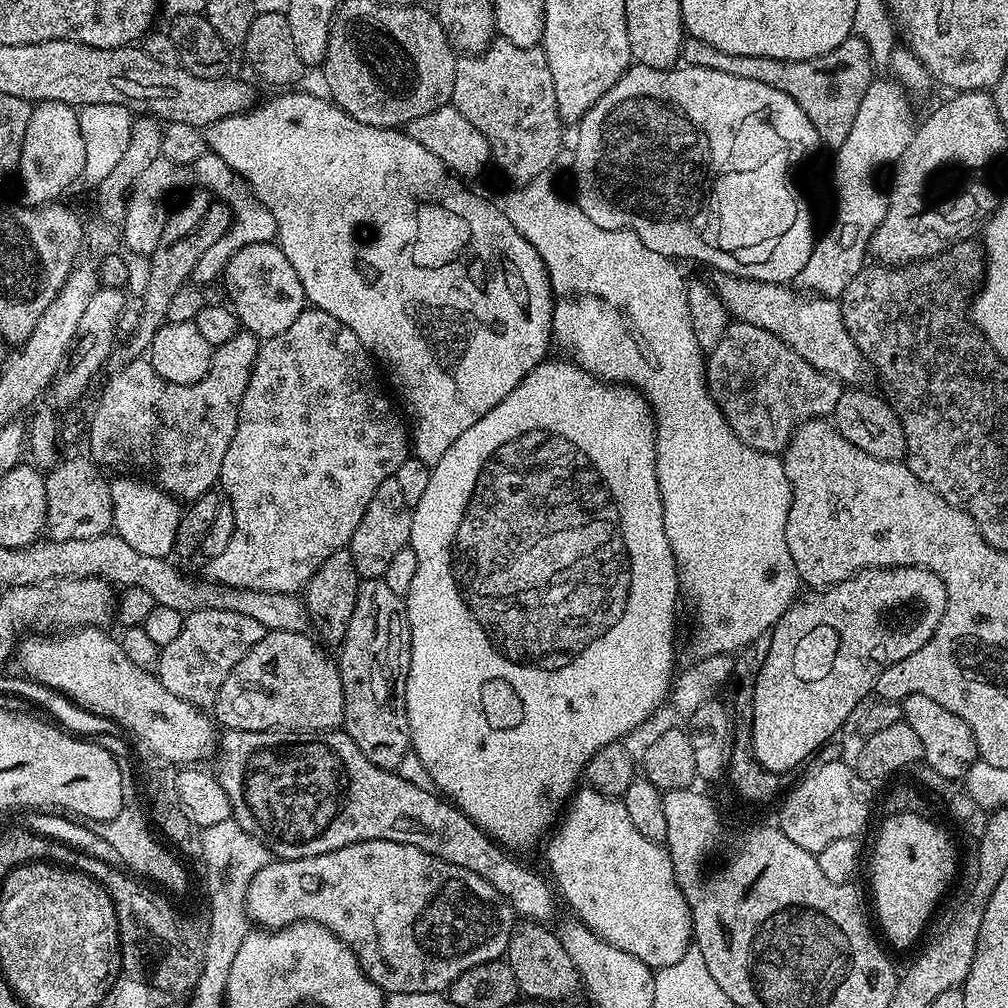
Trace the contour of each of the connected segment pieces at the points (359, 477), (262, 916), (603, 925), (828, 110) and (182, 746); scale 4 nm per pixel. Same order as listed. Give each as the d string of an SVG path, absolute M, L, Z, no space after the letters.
M308 306L308 307L305 307L305 309L304 309L304 312L303 312L303 313L302 313L302 314L298 314L298 318L294 318L294 322L293 322L293 323L292 323L292 324L291 324L291 325L290 325L290 326L286 326L286 330L282 330L282 334L274 334L274 335L273 335L273 336L272 336L272 337L271 337L271 338L269 338L269 340L265 340L265 341L263 341L263 343L261 343L261 345L260 345L260 349L259 349L259 350L258 350L258 358L257 358L257 359L256 359L256 362L255 362L255 364L254 364L254 370L253 370L253 371L252 371L252 373L251 373L251 374L250 374L250 382L249 382L249 383L248 383L248 385L247 385L247 386L246 386L246 394L242 394L242 406L241 406L241 407L240 407L240 413L239 413L239 414L238 414L238 426L237 426L237 427L236 427L236 429L235 429L235 430L234 430L234 438L230 438L230 450L226 450L226 458L222 458L222 470L221 470L221 471L220 471L220 478L219 478L219 481L218 481L218 488L219 488L219 491L220 491L220 492L221 492L221 493L222 493L222 496L223 496L223 499L224 499L224 500L225 500L225 501L226 501L226 503L228 503L228 505L229 505L229 506L230 506L230 507L232 507L232 509L233 509L233 510L234 510L234 534L233 534L233 535L232 535L232 537L231 537L231 538L230 538L230 542L229 542L229 543L228 543L228 545L227 545L227 546L226 546L226 550L222 550L222 554L221 554L221 555L220 555L220 556L213 556L213 557L211 557L211 559L209 559L209 560L208 560L208 561L207 561L207 563L208 563L208 573L206 573L206 576L207 576L207 579L208 579L208 580L209 580L209 581L212 581L212 582L215 582L215 583L218 583L218 584L225 584L225 585L226 585L226 586L230 586L230 587L231 587L231 588L245 588L245 589L246 589L246 590L258 590L258 591L259 591L259 592L269 592L269 593L270 593L270 594L286 594L286 593L287 593L287 592L290 592L290 593L293 593L293 594L296 594L296 593L299 593L299 592L300 592L300 591L301 591L301 590L303 590L303 589L305 589L305 588L307 588L307 586L308 586L308 583L309 583L309 582L310 582L310 578L311 578L311 577L312 577L312 576L313 576L313 574L315 574L315 572L316 572L316 571L317 571L317 570L319 570L319 568L320 568L320 563L322 563L322 561L323 561L323 560L325 560L325 559L326 559L326 558L330 558L330 554L334 554L334 553L335 553L335 552L343 552L343 551L345 551L345 549L347 549L347 548L348 548L348 547L349 547L349 544L350 544L350 542L351 542L351 536L352 536L352 535L353 535L353 534L354 534L354 530L356 530L356 529L358 529L358 524L359 524L359 522L360 522L360 521L361 521L361 520L362 520L362 516L363 516L363 515L364 515L364 514L365 514L365 512L366 512L366 508L367 508L367 507L368 507L368 505L370 505L370 500L371 500L371 499L372 499L372 498L374 498L374 494L375 494L375 491L376 491L376 490L378 490L378 486L381 486L381 484L382 484L382 482L384 482L384 481L386 481L386 480L387 480L387 479L390 479L390 478L392 478L392 477L395 477L395 475L396 475L396 471L397 471L397 470L398 470L398 466L402 466L402 462L406 462L406 461L407 461L407 460L409 460L409 459L410 459L410 428L409 428L409 425L408 425L408 424L407 424L407 423L405 423L405 421L404 421L404 420L403 420L403 419L402 419L402 416L401 416L401 413L400 413L400 412L399 412L399 411L398 411L398 408L397 408L397 412L398 412L398 413L396 413L396 408L395 408L395 406L394 406L394 405L392 405L392 400L391 400L391 398L390 398L390 397L388 397L388 396L387 396L387 394L386 394L386 393L384 393L384 392L383 392L383 390L382 390L382 389L380 389L380 380L379 380L379 378L378 378L378 377L376 377L376 368L375 368L375 367L376 367L376 368L377 368L377 365L376 365L376 364L375 364L375 363L374 363L374 360L373 360L373 357L372 357L372 356L371 356L371 355L370 355L370 354L369 354L369 352L368 352L368 351L367 351L367 350L366 350L366 349L364 349L364 347L363 347L363 346L362 346L362 342L361 342L361 341L360 341L360 339L359 339L359 338L358 338L358 334L354 334L354 330L350 330L350 326L342 326L342 322L338 322L338 318L334 318L334 314L326 314L326 313L325 313L325 312L323 312L323 311L322 311L322 310L318 310L318 309L317 309L317 308L313 308L313 307L311 307L311 306Z
M385 840L354 842L333 852L318 854L310 858L298 858L297 860L273 859L266 867L254 874L246 894L246 906L248 907L249 921L264 930L285 928L303 920L320 924L326 930L330 930L339 940L346 942L346 946L358 958L362 970L368 975L370 982L377 984L385 994L394 992L401 992L402 994L447 993L448 988L454 982L454 978L458 978L458 974L466 974L466 970L470 970L482 962L501 959L508 948L512 931L518 923L508 900L502 894L498 894L498 890L494 890L494 886L490 886L490 882L486 882L486 878L478 878L478 874L474 874L462 866L442 862L438 857L426 854L426 850L418 850L418 846L386 842Z
M581 787L567 805L566 815L551 833L547 844L548 868L563 903L565 900L576 911L573 912L575 919L598 934L598 938L610 942L610 946L618 946L618 950L634 954L634 958L646 962L653 970L674 966L674 962L686 954L693 943L692 915L674 878L670 854L664 844L650 842L650 838L634 830L634 822L630 822L630 814L626 814L623 799L609 798L590 787Z
M855 34L834 46L834 50L809 60L726 54L726 50L710 46L710 42L688 36L684 42L682 60L690 68L722 70L722 74L751 78L753 82L762 82L765 86L774 86L774 90L782 90L782 94L788 94L790 98L794 98L794 102L798 102L798 106L802 106L806 118L814 122L814 130L820 135L821 141L825 145L829 144L829 149L832 150L840 148L842 142L846 142L846 134L850 134L850 126L854 126L858 106L862 106L862 94L866 94L874 79L870 50L866 50L866 42L862 42L862 38Z
M89 626L65 631L55 640L52 634L30 634L18 644L18 660L24 667L23 675L29 680L36 680L54 691L68 696L74 703L92 711L102 718L113 719L124 730L132 731L146 747L149 753L160 756L177 766L196 766L199 760L215 757L218 752L218 728L213 717L207 711L196 708L190 702L178 698L178 694L170 694L166 686L162 686L160 677L155 672L142 670L142 666L134 666L130 658L126 658L126 650L122 650L119 639L115 635L107 636L100 626Z

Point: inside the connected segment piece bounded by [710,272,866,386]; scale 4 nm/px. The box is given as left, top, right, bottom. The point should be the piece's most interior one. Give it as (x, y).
(811, 325)

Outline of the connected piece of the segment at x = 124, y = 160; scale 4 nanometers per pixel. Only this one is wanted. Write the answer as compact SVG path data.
M140 114L133 119L132 137L130 138L130 146L126 148L126 154L122 154L118 166L114 166L114 170L110 170L110 174L106 174L106 178L102 178L102 182L94 190L96 196L96 212L101 216L101 220L96 220L93 224L89 223L86 228L86 244L90 249L100 252L99 254L108 254L113 251L112 248L122 236L124 219L126 218L126 206L128 205L128 195L132 193L134 182L138 182L148 167L161 159L160 151L162 150L162 124L156 117L147 114Z

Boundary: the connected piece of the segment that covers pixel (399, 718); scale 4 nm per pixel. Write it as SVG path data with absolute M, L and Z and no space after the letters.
M361 579L348 629L339 645L338 667L344 695L343 731L385 770L399 769L412 739L406 714L406 678L410 670L412 631L405 597L394 594L381 579Z

